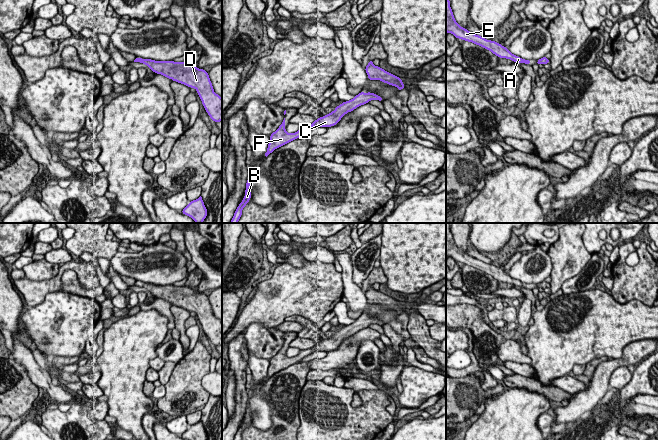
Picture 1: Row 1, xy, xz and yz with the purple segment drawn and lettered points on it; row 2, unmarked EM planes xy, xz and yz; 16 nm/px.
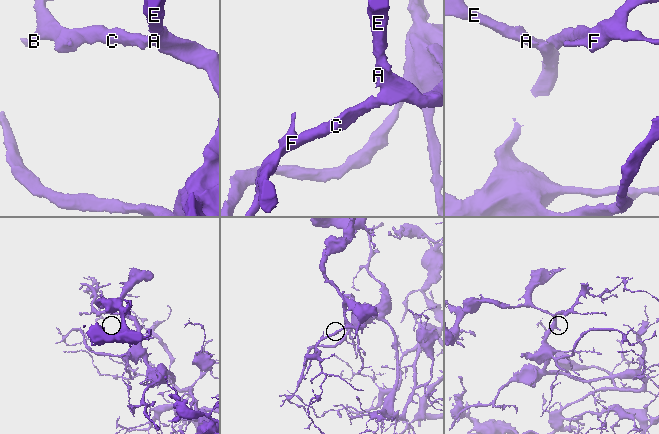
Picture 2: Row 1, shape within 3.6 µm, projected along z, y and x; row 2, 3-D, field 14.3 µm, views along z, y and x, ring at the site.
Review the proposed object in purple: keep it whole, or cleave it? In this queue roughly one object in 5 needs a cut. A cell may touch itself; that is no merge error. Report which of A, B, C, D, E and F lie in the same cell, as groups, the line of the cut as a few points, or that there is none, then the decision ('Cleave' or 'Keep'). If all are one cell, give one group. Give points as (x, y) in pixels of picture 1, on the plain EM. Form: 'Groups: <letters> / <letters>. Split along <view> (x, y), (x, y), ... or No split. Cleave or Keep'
Groups: A B C D E F. No split. Keep

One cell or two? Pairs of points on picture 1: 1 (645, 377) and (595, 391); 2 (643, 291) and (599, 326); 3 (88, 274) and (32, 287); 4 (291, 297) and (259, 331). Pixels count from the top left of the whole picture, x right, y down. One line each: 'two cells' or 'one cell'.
1: two cells
2: two cells
3: one cell
4: two cells

